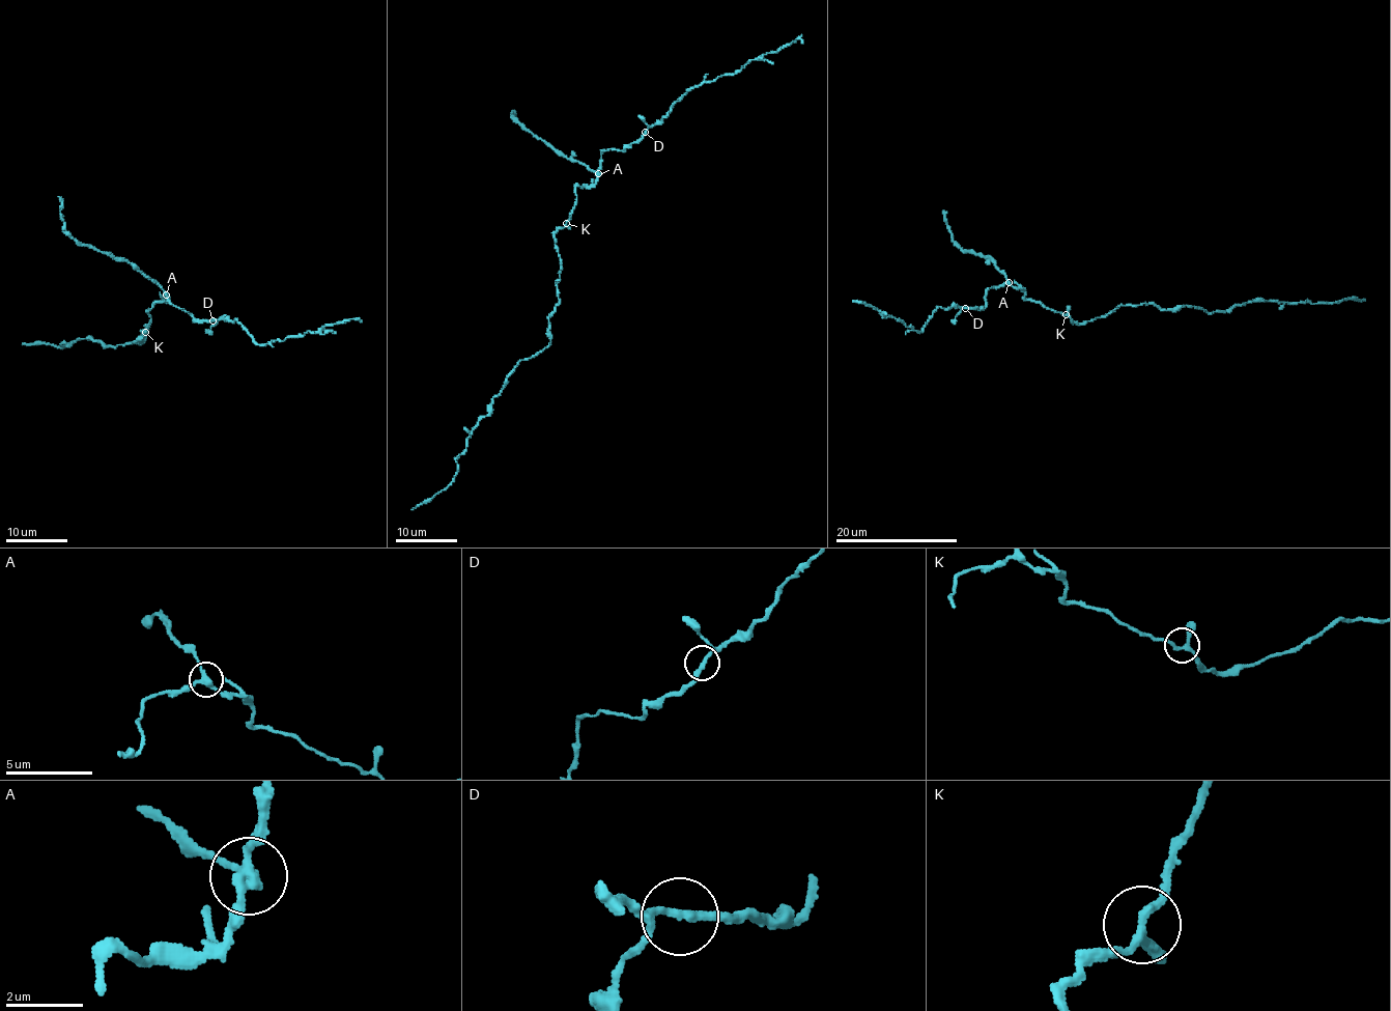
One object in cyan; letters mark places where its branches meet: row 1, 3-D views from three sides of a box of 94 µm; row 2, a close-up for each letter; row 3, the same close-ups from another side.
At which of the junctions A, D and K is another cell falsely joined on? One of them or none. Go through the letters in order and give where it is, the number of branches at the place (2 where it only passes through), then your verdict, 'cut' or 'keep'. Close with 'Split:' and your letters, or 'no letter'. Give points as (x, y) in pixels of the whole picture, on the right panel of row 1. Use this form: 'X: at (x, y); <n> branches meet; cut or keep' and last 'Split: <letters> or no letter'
A: at (1009, 282); 3 branches meet; cut
D: at (965, 308); 2 branches meet; keep
K: at (1066, 314); 3 branches meet; keep
Split: A

